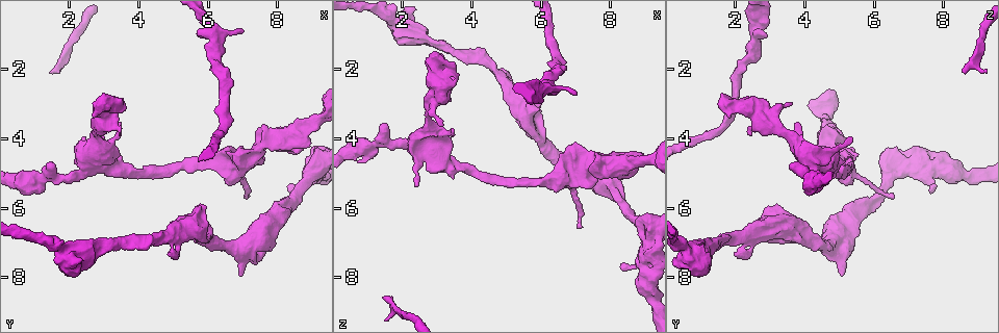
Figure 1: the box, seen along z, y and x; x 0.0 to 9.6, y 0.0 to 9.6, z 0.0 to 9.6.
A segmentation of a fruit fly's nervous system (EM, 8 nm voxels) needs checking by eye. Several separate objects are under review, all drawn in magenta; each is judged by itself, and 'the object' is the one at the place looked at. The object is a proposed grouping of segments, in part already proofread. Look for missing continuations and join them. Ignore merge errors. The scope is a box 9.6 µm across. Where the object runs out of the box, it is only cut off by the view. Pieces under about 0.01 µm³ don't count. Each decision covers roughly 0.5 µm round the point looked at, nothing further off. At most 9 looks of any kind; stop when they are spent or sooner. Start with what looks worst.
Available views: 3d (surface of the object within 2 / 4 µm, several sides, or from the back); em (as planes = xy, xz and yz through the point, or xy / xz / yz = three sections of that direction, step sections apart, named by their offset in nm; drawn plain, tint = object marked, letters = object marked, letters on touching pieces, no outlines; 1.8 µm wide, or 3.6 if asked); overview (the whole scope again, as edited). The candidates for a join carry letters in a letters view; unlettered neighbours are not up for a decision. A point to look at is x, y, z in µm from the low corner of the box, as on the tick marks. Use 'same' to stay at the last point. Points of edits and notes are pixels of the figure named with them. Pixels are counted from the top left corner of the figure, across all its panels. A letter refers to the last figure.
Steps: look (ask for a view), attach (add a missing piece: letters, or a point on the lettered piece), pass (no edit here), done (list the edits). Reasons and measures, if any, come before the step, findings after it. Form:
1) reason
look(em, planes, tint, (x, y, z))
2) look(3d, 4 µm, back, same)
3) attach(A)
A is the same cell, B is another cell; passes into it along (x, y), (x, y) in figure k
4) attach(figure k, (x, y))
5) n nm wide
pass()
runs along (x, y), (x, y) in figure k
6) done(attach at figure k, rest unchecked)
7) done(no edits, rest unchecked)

branch point
look(em, planes, tint, (6.15, 1.00, 2.55))

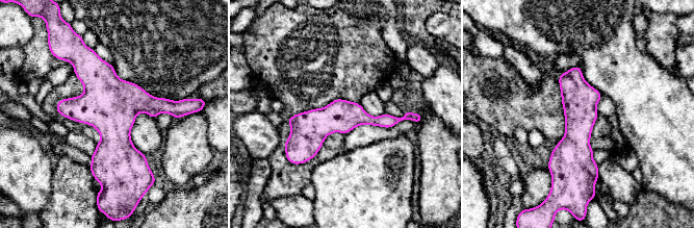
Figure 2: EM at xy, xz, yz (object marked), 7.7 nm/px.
look(em, planes, letters, same)

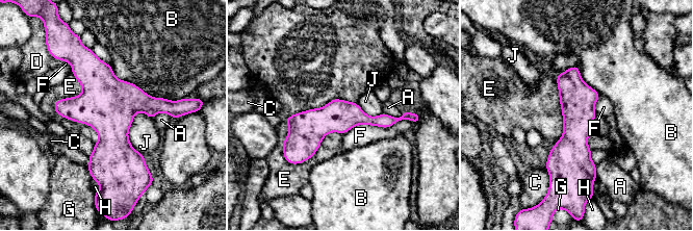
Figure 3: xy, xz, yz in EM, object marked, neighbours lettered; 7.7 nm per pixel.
260 nm wide
pass()
A, B, C, D, E, F, G, H and J are other cells; border along (415, 122), (355, 125), (343, 134) in figure 3; none of them fits

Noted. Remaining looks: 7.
an open end
look(em, planes, letters, (3.65, 3.05, 2.15))

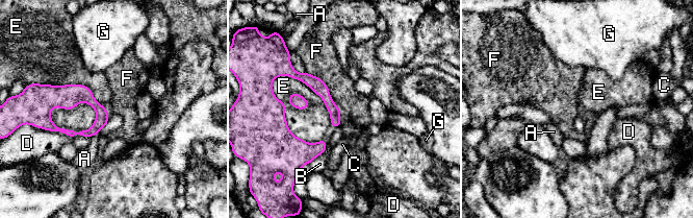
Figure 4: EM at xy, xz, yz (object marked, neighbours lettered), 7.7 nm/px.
pass()
A, B, C, D, E, F and G are other cells; runs along (293, 74), (326, 96), (337, 123) in figure 4; no lettered piece goes on from it

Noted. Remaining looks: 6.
tapers out
look(em, planes, letters, (1.45, 2.15, 8.60))

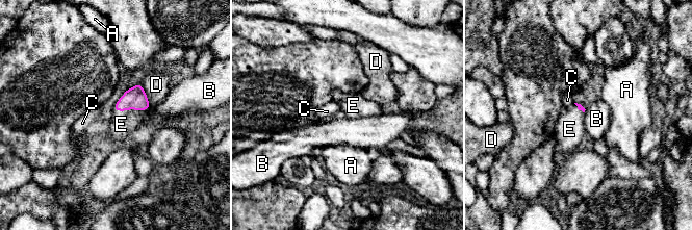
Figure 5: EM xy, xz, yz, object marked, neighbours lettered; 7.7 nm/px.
attach(E)
E is the same cell, A, B, C and D are other cells; passes into it along (134, 98), (130, 108), (121, 124) in figure 5; the neuron continues

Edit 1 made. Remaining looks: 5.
free end
look(3d, 2 µm, back, (6.90, 7.95, 5.10))

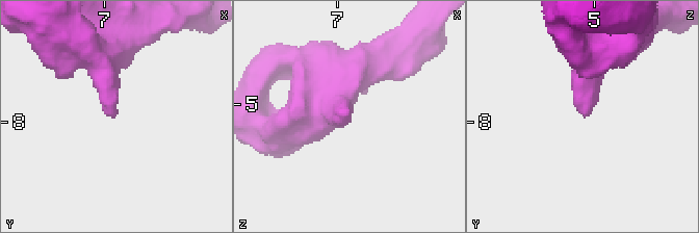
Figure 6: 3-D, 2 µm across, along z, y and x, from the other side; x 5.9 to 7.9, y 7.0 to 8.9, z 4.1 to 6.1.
look(em, xz, step 4, tint, (6.94, 7.92, 5.12))

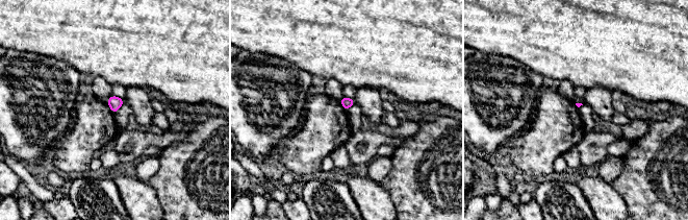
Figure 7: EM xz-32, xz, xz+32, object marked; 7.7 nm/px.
cut it another way
look(em, yz, step 8, letters, same)

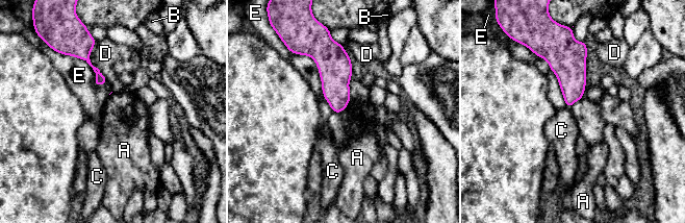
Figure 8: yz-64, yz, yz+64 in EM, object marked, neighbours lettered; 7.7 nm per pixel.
pass()
A, B, C, D and E are other cells; none of them fits

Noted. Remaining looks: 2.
done(attach at figure 5, rest unchecked)

